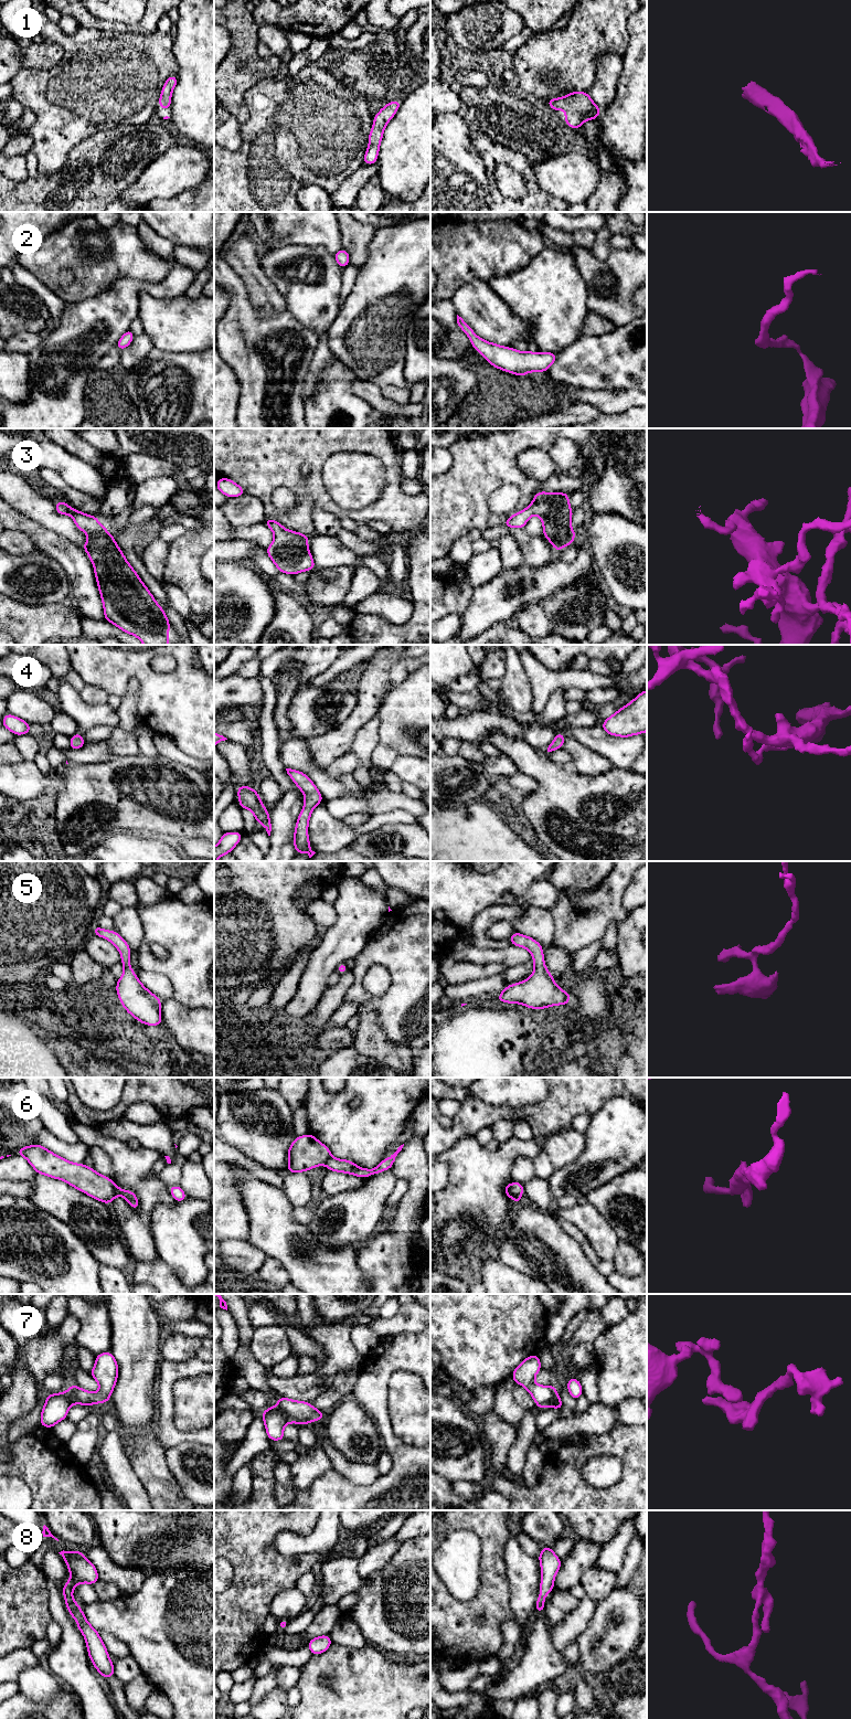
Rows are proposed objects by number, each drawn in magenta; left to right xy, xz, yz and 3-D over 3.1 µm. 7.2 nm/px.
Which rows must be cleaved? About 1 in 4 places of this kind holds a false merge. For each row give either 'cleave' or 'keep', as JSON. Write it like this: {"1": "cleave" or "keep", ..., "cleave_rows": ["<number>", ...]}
{"1": "keep", "2": "keep", "3": "keep", "4": "keep", "5": "keep", "6": "cleave", "7": "keep", "8": "keep", "cleave_rows": ["6"]}

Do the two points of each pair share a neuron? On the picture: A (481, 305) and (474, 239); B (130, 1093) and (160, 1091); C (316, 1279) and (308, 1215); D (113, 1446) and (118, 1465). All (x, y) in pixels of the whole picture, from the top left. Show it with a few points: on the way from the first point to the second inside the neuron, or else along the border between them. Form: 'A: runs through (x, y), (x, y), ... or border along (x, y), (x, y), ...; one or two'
A: border along (487, 282), (471, 279), (463, 284), (455, 292); two
B: runs through (138, 1092), (152, 1092); one
C: border along (293, 1207), (293, 1216), (305, 1224); two
D: runs through (113, 1451), (117, 1461); one

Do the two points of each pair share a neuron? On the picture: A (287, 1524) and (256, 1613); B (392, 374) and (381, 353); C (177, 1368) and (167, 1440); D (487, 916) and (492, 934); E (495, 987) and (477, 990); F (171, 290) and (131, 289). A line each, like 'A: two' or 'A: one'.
A: one
B: one
C: one
D: two
E: one
F: one

